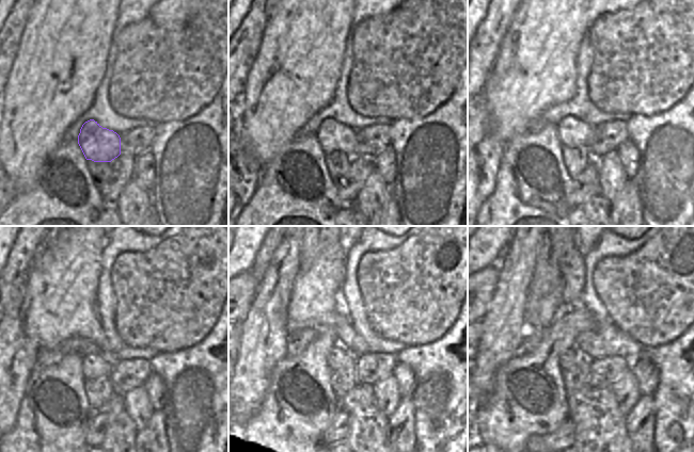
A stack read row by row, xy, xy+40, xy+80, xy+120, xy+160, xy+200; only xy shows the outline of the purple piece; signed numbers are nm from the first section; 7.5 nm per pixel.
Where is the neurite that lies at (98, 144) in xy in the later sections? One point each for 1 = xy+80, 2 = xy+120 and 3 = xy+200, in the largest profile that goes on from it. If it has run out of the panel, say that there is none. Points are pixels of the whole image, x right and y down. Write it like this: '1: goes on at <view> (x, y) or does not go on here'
1: goes on at xy+80 (572, 132)
2: goes on at xy+120 (94, 366)
3: goes on at xy+200 (566, 360)

